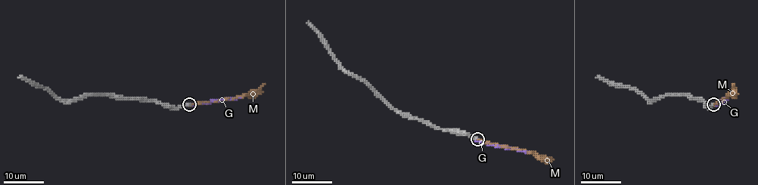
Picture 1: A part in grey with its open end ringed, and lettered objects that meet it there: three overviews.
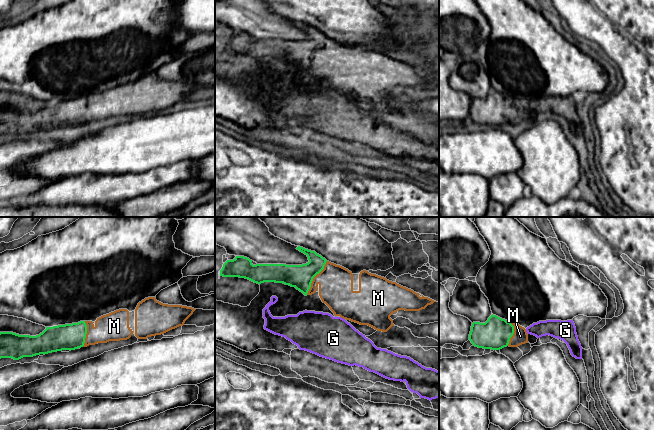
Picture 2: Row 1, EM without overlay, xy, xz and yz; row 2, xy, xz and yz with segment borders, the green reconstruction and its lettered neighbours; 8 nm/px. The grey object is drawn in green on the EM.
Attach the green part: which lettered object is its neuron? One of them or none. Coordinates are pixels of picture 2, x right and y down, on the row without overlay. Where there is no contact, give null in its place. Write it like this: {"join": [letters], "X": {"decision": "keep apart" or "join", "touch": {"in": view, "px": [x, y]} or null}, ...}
{"join": ["M"], "G": {"decision": "keep apart", "touch": null}, "M": {"decision": "join", "touch": {"in": "xz", "px": [313, 53]}}}

